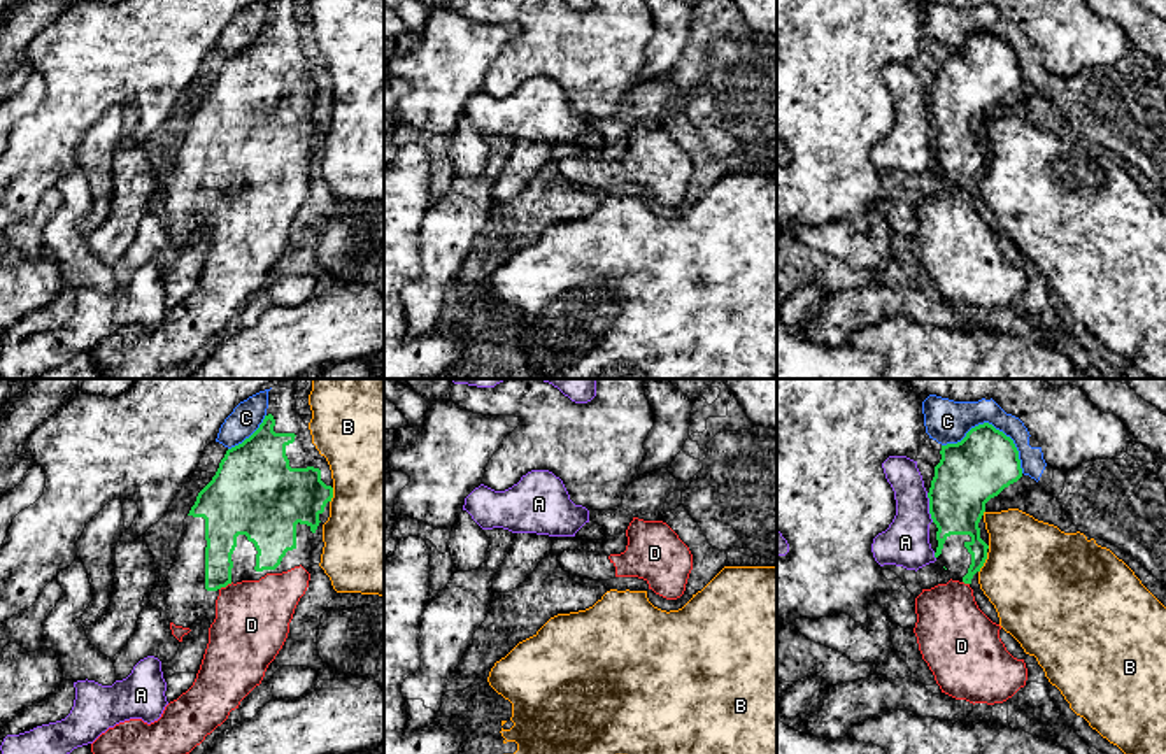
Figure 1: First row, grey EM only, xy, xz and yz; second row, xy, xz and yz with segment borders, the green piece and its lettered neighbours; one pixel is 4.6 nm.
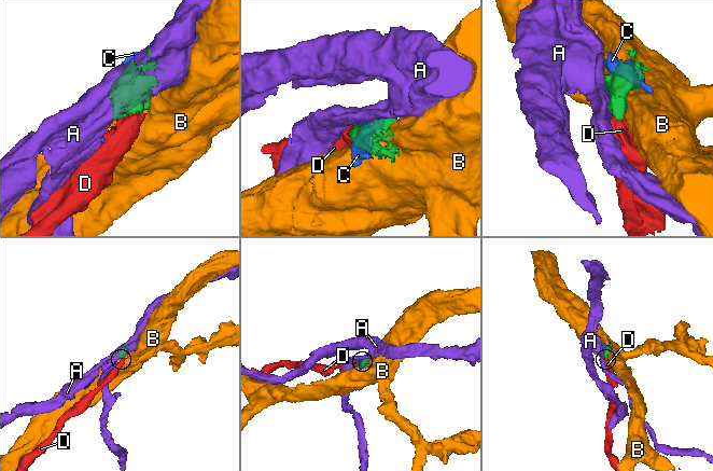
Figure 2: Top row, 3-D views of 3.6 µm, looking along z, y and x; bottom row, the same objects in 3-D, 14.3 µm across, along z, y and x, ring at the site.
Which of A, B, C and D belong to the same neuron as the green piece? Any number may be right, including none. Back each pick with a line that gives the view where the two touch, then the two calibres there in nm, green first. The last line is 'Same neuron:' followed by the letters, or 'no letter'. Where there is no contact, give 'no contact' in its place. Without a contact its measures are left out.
D: meets green in xy; 150 nm thick on the green side, 340 nm on the other
Same neuron: D

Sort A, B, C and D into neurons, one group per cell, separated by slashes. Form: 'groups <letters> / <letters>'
groups A / B / C / D

